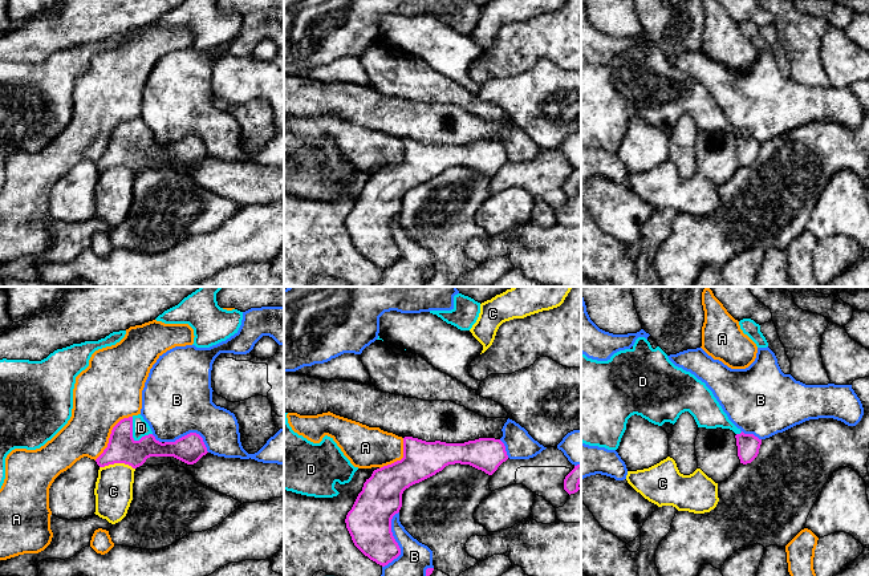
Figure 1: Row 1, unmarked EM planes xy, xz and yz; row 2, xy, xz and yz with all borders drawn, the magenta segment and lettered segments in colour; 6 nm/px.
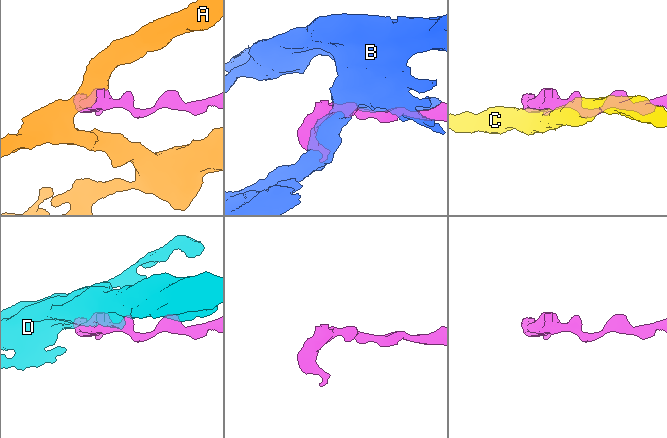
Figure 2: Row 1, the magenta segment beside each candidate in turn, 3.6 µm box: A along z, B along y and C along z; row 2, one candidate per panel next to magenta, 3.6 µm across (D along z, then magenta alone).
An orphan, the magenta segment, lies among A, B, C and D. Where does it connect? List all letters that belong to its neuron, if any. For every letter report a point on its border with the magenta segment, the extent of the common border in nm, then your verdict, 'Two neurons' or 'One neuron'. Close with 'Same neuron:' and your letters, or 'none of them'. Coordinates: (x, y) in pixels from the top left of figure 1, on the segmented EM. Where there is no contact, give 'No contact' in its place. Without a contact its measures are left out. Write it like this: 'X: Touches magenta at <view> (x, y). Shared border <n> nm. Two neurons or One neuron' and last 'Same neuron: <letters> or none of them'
A: Touches magenta at xy (110, 434). Shared border 360 nm. Two neurons
B: Touches magenta at xz (396, 542). Shared border 360 nm. Two neurons
C: Touches magenta at xy (117, 462). Shared border 220 nm. Two neurons
D: Touches magenta at xy (132, 437). Shared border 170 nm. One neuron
Same neuron: D

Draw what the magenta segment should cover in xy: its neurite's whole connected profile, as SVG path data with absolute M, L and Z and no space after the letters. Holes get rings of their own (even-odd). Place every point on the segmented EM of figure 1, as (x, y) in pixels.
M141 414L121 419L111 430L107 447L96 459L100 467L125 463L137 468L150 457L174 457L187 465L206 455L203 438L190 433L175 442L159 442Z

